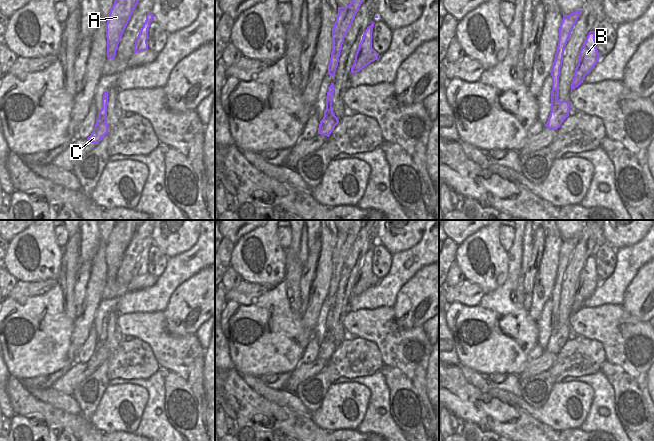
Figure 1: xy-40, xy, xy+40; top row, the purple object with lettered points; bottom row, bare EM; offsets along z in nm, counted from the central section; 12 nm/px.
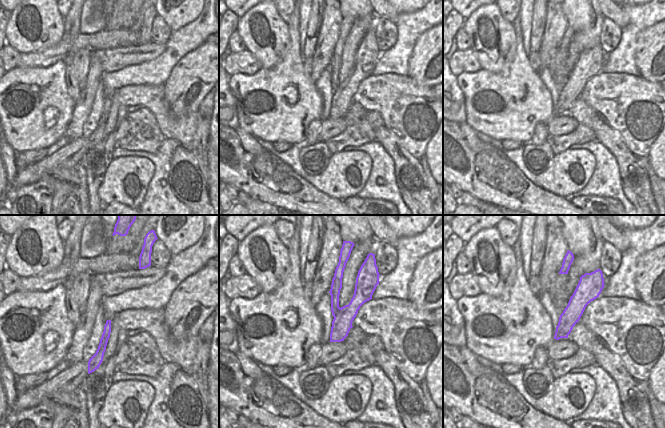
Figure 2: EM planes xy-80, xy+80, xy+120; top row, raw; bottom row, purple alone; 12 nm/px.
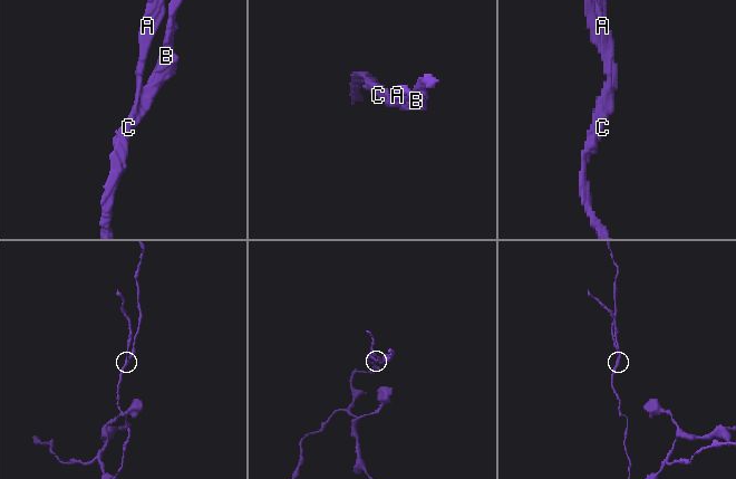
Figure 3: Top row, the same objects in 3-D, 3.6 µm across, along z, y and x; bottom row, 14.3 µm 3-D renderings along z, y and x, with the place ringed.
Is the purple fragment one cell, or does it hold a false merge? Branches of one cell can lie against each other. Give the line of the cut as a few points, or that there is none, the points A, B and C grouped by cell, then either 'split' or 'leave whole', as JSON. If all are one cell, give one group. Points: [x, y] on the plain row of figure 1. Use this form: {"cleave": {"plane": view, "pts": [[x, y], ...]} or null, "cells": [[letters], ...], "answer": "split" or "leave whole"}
{"cleave": {"plane": "xy+40", "pts": [[558, 324], [551, 327]]}, "cells": [["A"], ["B", "C"]], "answer": "split"}

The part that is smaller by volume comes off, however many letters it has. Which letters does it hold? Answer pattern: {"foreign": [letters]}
{"foreign": ["A"]}

